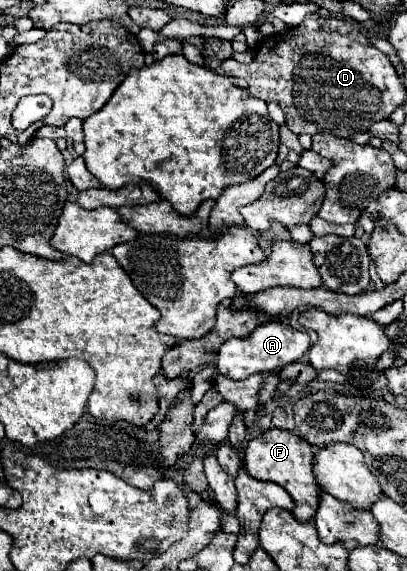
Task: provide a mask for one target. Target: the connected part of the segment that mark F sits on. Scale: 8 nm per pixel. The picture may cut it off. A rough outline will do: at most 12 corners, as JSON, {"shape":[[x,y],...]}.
{"shape":[[272,428],[248,442],[244,468],[294,498],[296,520],[316,514],[312,446]]}

